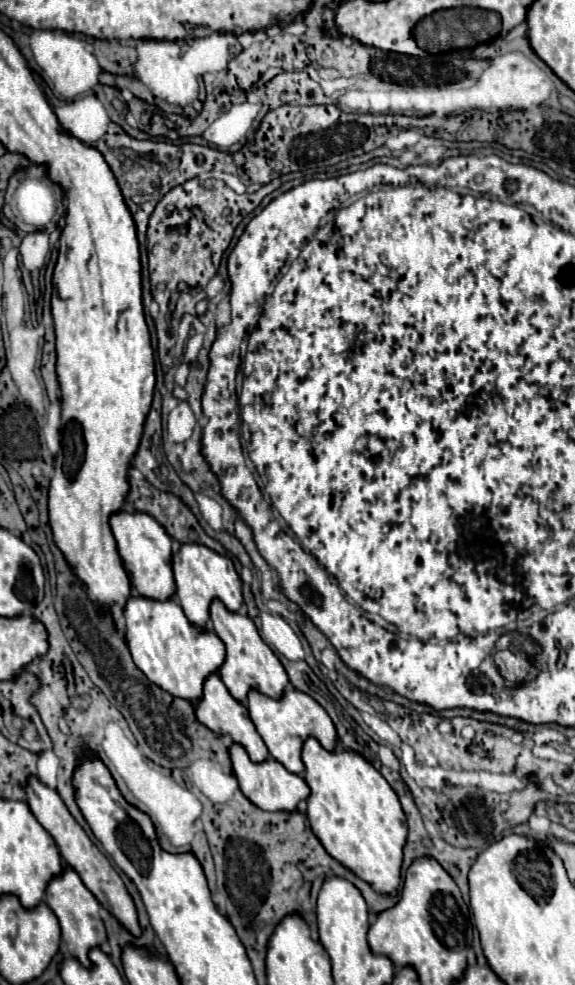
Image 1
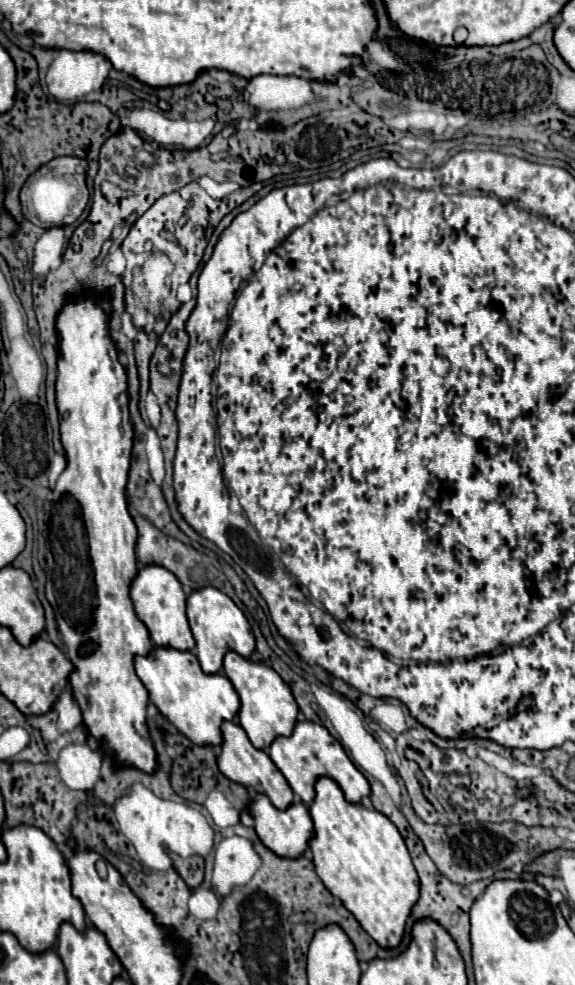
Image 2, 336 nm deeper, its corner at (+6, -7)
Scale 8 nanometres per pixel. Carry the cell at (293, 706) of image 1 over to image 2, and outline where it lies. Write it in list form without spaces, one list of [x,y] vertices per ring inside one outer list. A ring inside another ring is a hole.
[[[310,721],[296,723],[292,737],[276,737],[272,747],[268,749],[268,755],[274,761],[274,765],[282,771],[286,781],[290,783],[296,797],[306,805],[314,801],[314,785],[320,777],[330,777],[332,781],[336,781],[350,803],[362,803],[364,797],[370,797],[368,779],[364,777],[364,773],[356,769],[356,765],[350,761],[342,745],[334,741],[334,737],[322,725],[316,725]]]

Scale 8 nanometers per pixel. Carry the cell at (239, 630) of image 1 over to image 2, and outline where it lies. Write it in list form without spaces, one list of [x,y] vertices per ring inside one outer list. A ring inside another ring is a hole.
[[[228,653],[224,657],[224,673],[232,681],[236,693],[240,695],[242,707],[238,713],[238,721],[256,749],[266,751],[276,737],[292,735],[300,709],[292,697],[290,687],[282,681],[282,677],[272,667],[244,659],[238,653]]]

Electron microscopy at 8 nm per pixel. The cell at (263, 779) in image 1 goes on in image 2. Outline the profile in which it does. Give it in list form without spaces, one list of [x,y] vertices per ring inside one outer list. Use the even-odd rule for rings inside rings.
[[[256,795],[252,801],[250,801],[250,813],[254,817],[254,823],[256,823],[256,835],[258,839],[276,855],[284,857],[284,859],[296,859],[300,857],[306,847],[308,847],[308,841],[312,839],[314,835],[314,829],[312,829],[312,819],[306,811],[306,807],[302,803],[292,803],[286,811],[280,811],[276,809],[270,799],[266,795]]]

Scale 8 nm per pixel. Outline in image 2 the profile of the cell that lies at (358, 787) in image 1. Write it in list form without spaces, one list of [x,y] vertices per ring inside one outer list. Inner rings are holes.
[[[326,777],[318,779],[316,783],[316,799],[310,805],[310,817],[314,823],[314,837],[310,839],[310,849],[314,855],[316,873],[322,879],[324,887],[342,901],[342,905],[356,917],[362,929],[382,949],[398,947],[402,943],[410,911],[420,895],[420,879],[416,869],[412,867],[412,859],[396,825],[378,811],[370,811],[364,805],[348,803],[340,787]]]

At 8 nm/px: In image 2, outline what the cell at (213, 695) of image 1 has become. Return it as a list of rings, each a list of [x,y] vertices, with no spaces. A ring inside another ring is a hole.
[[[226,721],[226,723],[222,725],[222,737],[224,737],[222,753],[218,755],[218,767],[220,767],[220,771],[222,771],[230,781],[234,781],[234,783],[238,783],[238,785],[244,785],[244,787],[250,787],[250,789],[254,789],[256,793],[266,795],[276,809],[280,809],[280,811],[288,809],[288,807],[294,803],[294,791],[290,789],[288,781],[286,781],[284,775],[278,771],[278,767],[272,763],[272,759],[270,759],[264,751],[256,749],[256,747],[250,743],[246,731],[244,731],[238,723]]]

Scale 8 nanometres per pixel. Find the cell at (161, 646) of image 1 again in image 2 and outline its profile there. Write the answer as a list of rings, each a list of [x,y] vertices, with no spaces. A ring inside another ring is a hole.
[[[154,647],[146,657],[136,657],[136,675],[150,693],[150,701],[158,711],[194,745],[222,745],[220,725],[222,721],[236,719],[240,709],[240,697],[228,677],[220,673],[206,675],[200,669],[196,655],[190,651],[160,647]]]

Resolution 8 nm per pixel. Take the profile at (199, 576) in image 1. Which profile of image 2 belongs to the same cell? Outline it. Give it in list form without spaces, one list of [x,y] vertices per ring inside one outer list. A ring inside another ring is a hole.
[[[204,587],[200,591],[194,591],[188,597],[188,611],[186,613],[188,613],[192,635],[196,639],[196,657],[200,659],[204,673],[208,673],[208,675],[220,673],[224,655],[230,651],[236,651],[244,659],[250,659],[254,655],[256,641],[254,641],[250,623],[226,593],[222,593],[214,587]]]

